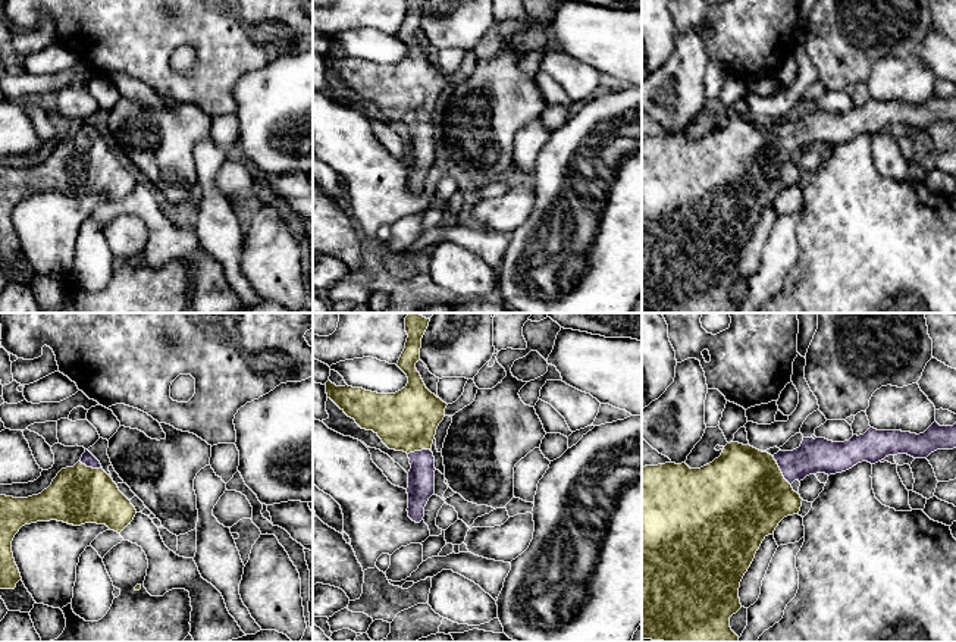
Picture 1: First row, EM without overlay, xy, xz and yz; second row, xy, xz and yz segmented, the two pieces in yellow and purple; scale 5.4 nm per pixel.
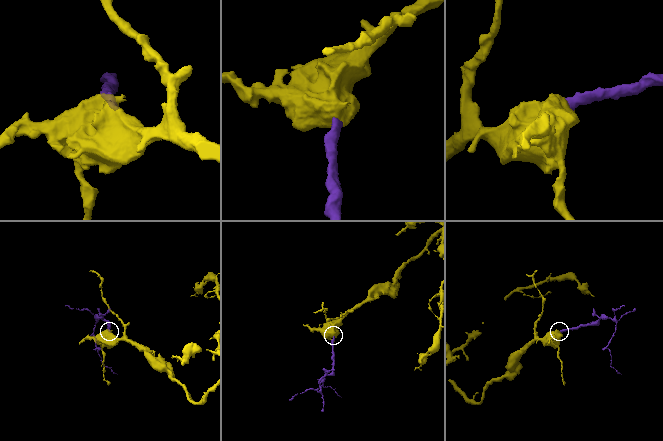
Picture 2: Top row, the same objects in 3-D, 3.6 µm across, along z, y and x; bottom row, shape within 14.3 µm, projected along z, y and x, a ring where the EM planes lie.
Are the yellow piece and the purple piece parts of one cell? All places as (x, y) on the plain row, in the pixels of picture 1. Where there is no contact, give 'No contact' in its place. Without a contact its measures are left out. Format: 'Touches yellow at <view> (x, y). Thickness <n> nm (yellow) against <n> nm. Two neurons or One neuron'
Touches yellow at yz (780, 141). Thickness 500 nm (yellow) against 190 nm. One neuron

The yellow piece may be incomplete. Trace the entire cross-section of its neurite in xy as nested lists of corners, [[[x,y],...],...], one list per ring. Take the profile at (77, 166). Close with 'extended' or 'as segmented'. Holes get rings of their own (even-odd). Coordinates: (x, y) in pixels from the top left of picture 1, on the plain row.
[[[88,120],[73,138],[62,140],[41,165],[28,169],[0,166],[0,260],[15,260],[22,251],[12,223],[12,212],[22,197],[50,191],[73,197],[97,194],[120,204],[135,185],[135,178]]]; extended

